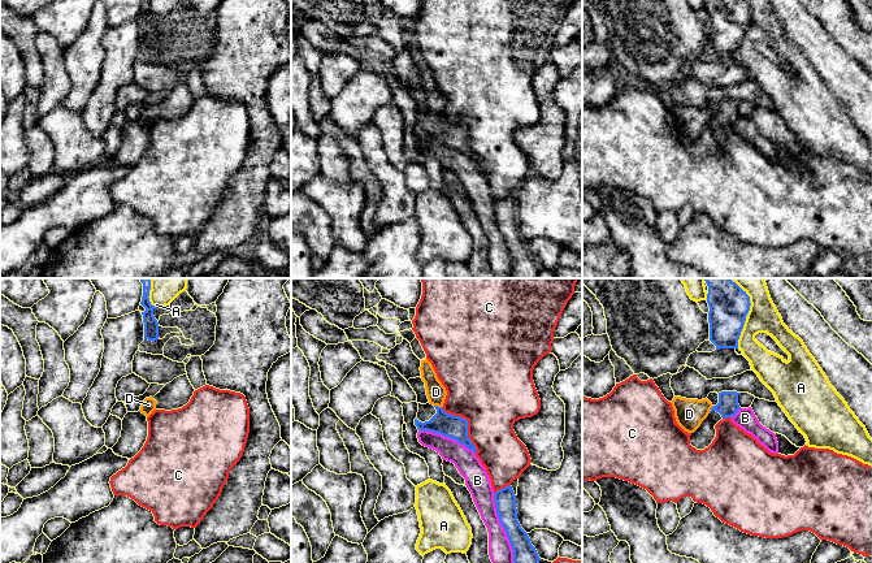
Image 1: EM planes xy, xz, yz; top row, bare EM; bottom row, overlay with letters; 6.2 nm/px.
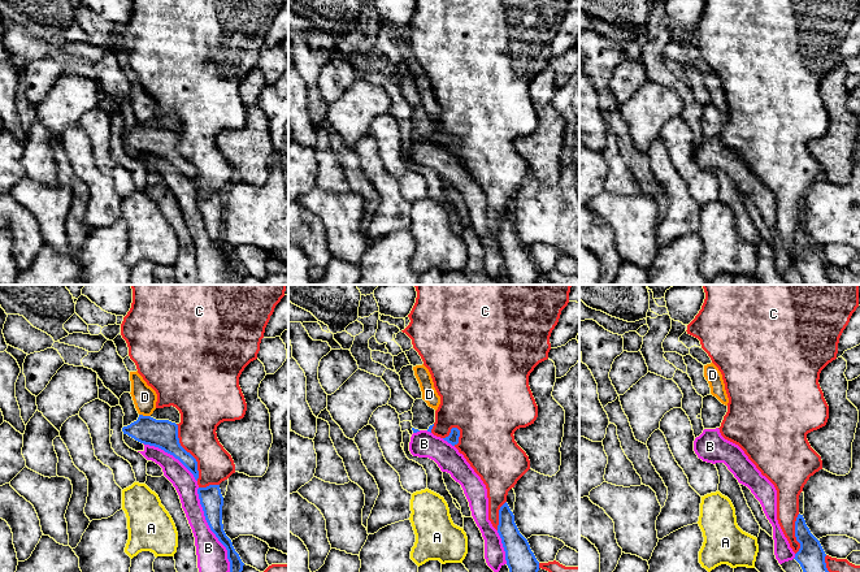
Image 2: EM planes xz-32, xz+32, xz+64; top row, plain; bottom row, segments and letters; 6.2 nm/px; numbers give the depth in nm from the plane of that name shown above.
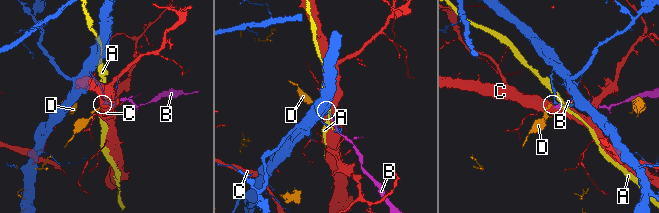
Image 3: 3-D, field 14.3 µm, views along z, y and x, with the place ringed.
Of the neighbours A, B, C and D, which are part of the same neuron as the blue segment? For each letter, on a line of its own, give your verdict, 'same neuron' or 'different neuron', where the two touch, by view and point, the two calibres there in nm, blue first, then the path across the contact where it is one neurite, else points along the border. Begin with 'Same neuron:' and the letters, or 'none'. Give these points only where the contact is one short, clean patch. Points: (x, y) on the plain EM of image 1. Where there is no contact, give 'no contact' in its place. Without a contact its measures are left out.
Same neuron: none
A: different neuron; meets blue in yz at (740, 42); 240 nm thick on the blue side, 190 nm on the other
B: different neuron; meets blue in xz at (506, 241); 160 nm thick on the blue side, 150 nm on the other
C: different neuron; meets blue in xz at (467, 133); 140 nm thick on the blue side, 460 nm on the other
D: different neuron; meets blue in xz at (437, 115); 140 nm thick on the blue side, 120 nm on the other; border along xz (434, 113), (441, 116)

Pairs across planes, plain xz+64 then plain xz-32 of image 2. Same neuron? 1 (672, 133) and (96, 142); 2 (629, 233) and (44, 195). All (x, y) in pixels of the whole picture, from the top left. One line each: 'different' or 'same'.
1: same
2: same

